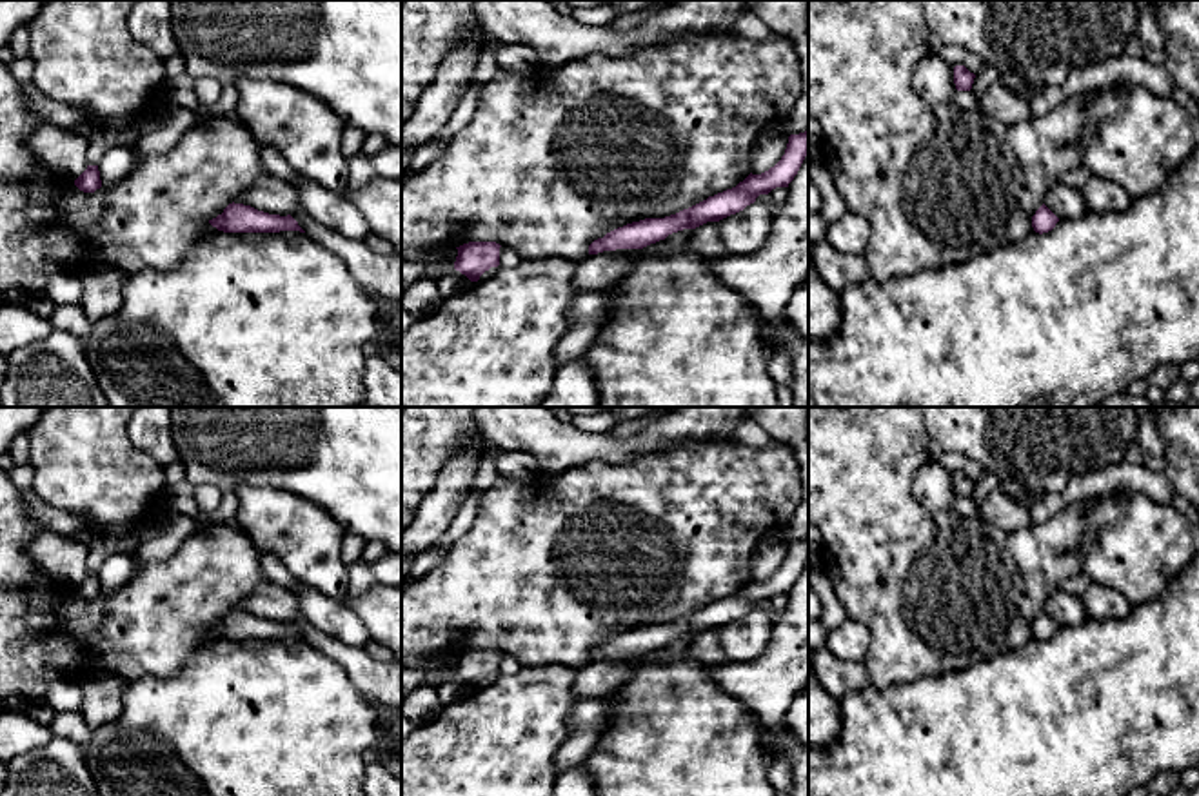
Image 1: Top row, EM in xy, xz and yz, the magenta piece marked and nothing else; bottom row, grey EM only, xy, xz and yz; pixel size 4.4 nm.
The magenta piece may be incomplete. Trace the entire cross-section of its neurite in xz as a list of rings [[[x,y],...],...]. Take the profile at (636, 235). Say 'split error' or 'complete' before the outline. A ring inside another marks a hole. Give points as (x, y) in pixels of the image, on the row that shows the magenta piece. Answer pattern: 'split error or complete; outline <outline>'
complete; outline [[[808,131],[790,134],[781,160],[761,174],[748,174],[736,187],[665,218],[645,218],[607,233],[589,245],[589,254],[616,249],[643,249],[665,240],[669,234],[696,229],[707,222],[719,222],[754,204],[759,194],[776,187],[788,187],[808,154]]]

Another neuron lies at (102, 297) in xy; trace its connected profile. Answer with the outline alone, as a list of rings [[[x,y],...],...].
[[[85,267],[80,274],[80,307],[91,323],[109,318],[124,303],[124,284],[127,274],[116,267]]]

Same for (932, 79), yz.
[[[934,51],[926,53],[912,73],[914,91],[930,105],[952,104],[957,91],[954,84],[954,65]]]

